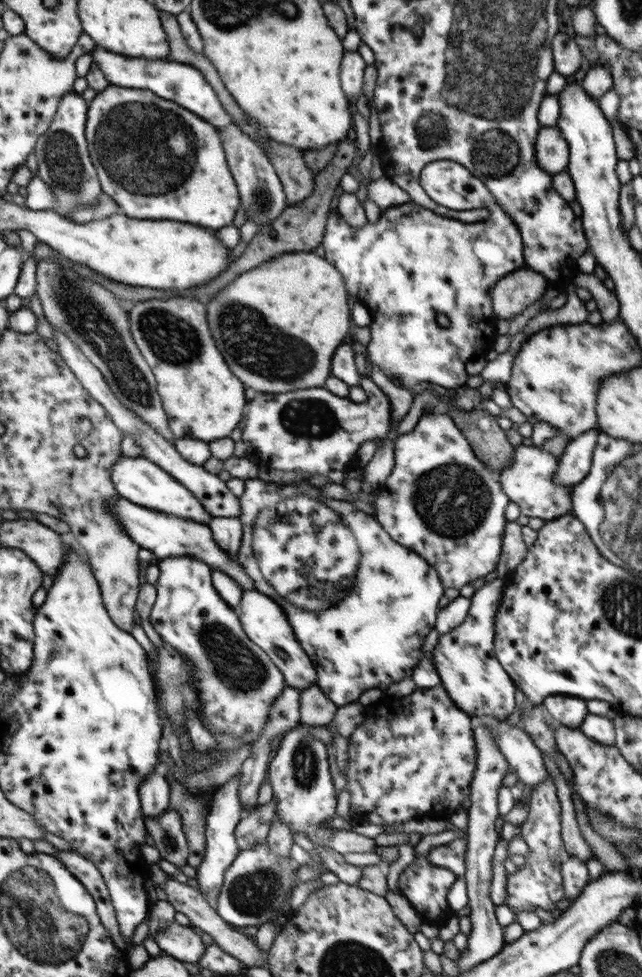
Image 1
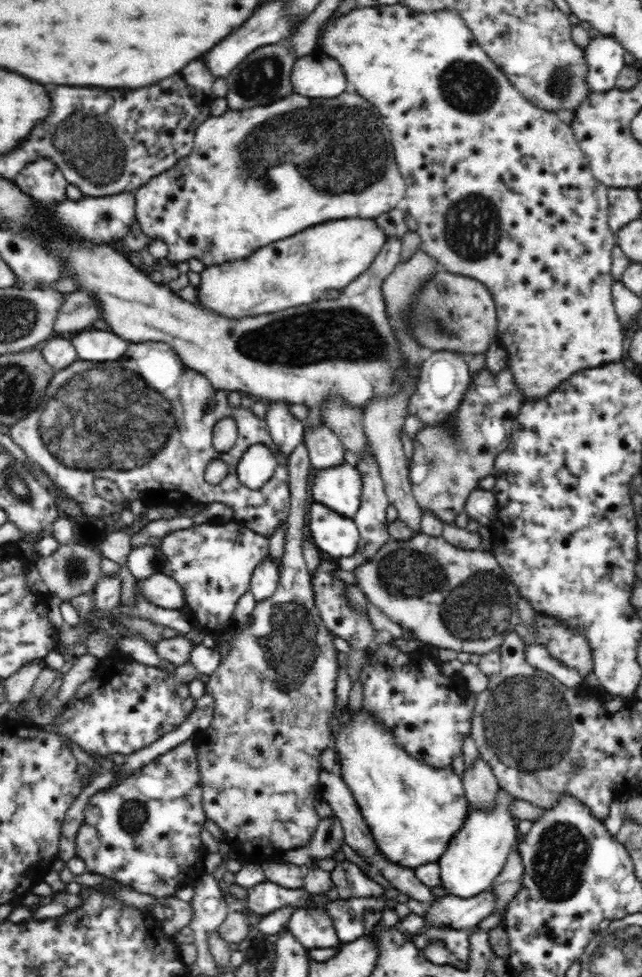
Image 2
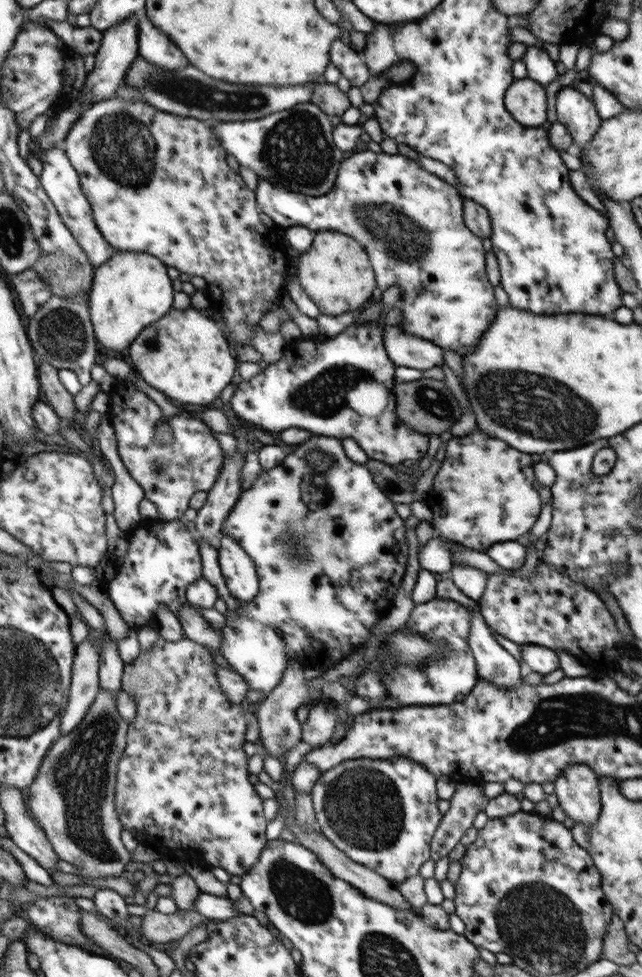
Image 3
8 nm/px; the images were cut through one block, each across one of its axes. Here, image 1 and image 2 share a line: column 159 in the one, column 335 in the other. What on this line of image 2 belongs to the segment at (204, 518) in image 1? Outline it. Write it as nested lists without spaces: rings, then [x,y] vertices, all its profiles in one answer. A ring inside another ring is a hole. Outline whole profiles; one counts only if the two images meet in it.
[[[347,463],[326,467],[311,480],[310,499],[352,519],[360,506],[361,477],[357,468]]]

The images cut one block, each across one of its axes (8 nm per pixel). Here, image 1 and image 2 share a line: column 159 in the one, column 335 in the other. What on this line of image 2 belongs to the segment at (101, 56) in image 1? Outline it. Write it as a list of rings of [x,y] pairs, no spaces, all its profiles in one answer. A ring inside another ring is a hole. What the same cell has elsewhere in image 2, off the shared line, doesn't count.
[[[320,49],[296,60],[290,81],[292,92],[306,98],[334,98],[349,90],[340,63]]]

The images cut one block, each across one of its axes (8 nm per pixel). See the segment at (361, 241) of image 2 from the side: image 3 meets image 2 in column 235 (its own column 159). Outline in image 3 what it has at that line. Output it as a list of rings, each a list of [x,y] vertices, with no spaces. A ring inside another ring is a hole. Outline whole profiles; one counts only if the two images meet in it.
[[[118,250],[108,262],[96,269],[88,302],[101,352],[108,349],[118,355],[126,353],[126,348],[146,326],[160,321],[172,308],[172,298],[172,280],[168,278],[161,259],[142,252]]]

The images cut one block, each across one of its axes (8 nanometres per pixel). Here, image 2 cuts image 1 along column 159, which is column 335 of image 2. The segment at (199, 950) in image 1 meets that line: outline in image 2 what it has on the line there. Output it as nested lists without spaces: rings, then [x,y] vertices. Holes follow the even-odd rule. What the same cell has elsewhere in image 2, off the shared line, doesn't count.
[[[299,908],[287,923],[287,932],[307,950],[341,947],[332,918],[325,910]]]

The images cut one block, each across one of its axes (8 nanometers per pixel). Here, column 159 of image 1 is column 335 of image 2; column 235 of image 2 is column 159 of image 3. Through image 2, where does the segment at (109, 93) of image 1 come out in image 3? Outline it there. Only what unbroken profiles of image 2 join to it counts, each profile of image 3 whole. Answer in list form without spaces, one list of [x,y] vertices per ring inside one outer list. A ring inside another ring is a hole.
[[[112,96],[112,98],[96,101],[84,110],[78,120],[70,127],[61,147],[69,156],[70,162],[73,163],[74,170],[78,170],[78,174],[82,174],[81,190],[86,190],[86,198],[90,198],[90,206],[94,206],[94,218],[98,218],[98,226],[102,226],[102,234],[106,234],[105,239],[110,243],[110,246],[113,246],[117,251],[130,250],[130,252],[154,255],[166,263],[166,266],[172,266],[184,274],[204,278],[207,282],[206,291],[211,298],[213,309],[224,316],[226,338],[230,338],[231,345],[244,346],[244,344],[250,345],[250,340],[256,334],[256,329],[252,329],[252,326],[259,324],[263,315],[280,306],[280,296],[286,291],[286,284],[284,284],[286,271],[284,270],[288,270],[288,264],[291,264],[292,261],[288,256],[288,242],[285,242],[285,239],[277,233],[276,229],[266,226],[260,220],[261,216],[258,216],[258,206],[256,206],[256,192],[246,188],[244,180],[240,178],[240,173],[236,174],[228,166],[226,149],[220,145],[216,133],[212,131],[213,125],[213,122],[206,120],[162,112],[147,102],[128,102],[128,100],[120,100],[120,98]]]

